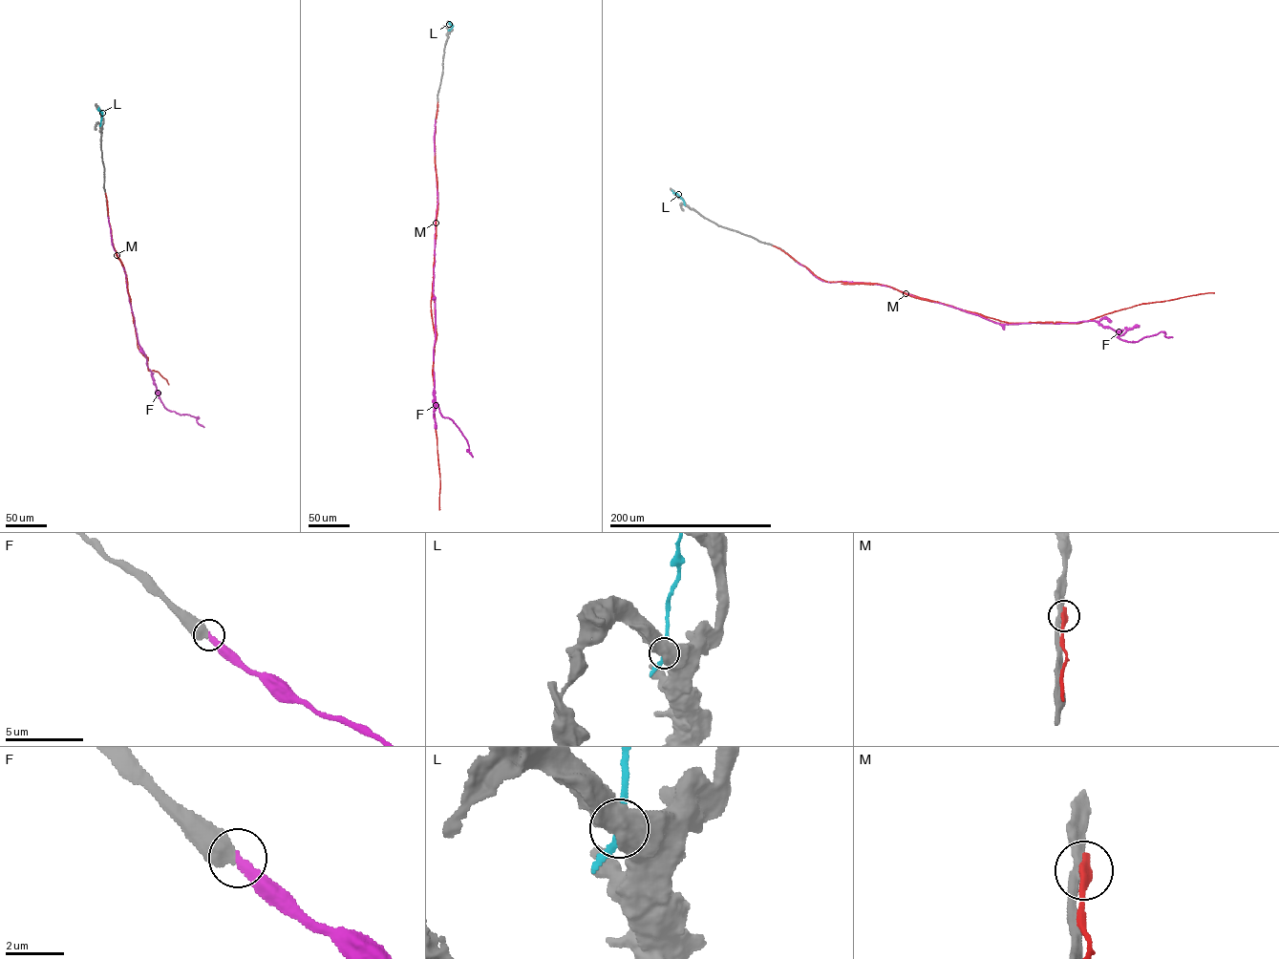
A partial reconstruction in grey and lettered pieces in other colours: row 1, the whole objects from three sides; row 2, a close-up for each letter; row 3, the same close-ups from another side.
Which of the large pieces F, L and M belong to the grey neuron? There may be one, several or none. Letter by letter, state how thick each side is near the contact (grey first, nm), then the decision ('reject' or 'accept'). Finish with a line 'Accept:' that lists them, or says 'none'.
F: 550/300 nm | accept
L: 600/240 nm | reject
M: 360/360 nm | reject
Accept: F

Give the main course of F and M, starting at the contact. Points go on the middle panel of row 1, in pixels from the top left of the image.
F: (435, 119), (434, 408), (436, 403), (441, 415), (453, 420), (473, 457)
M: (437, 102), (435, 143), (437, 202), (431, 306), (436, 340), (432, 374), (439, 509)

